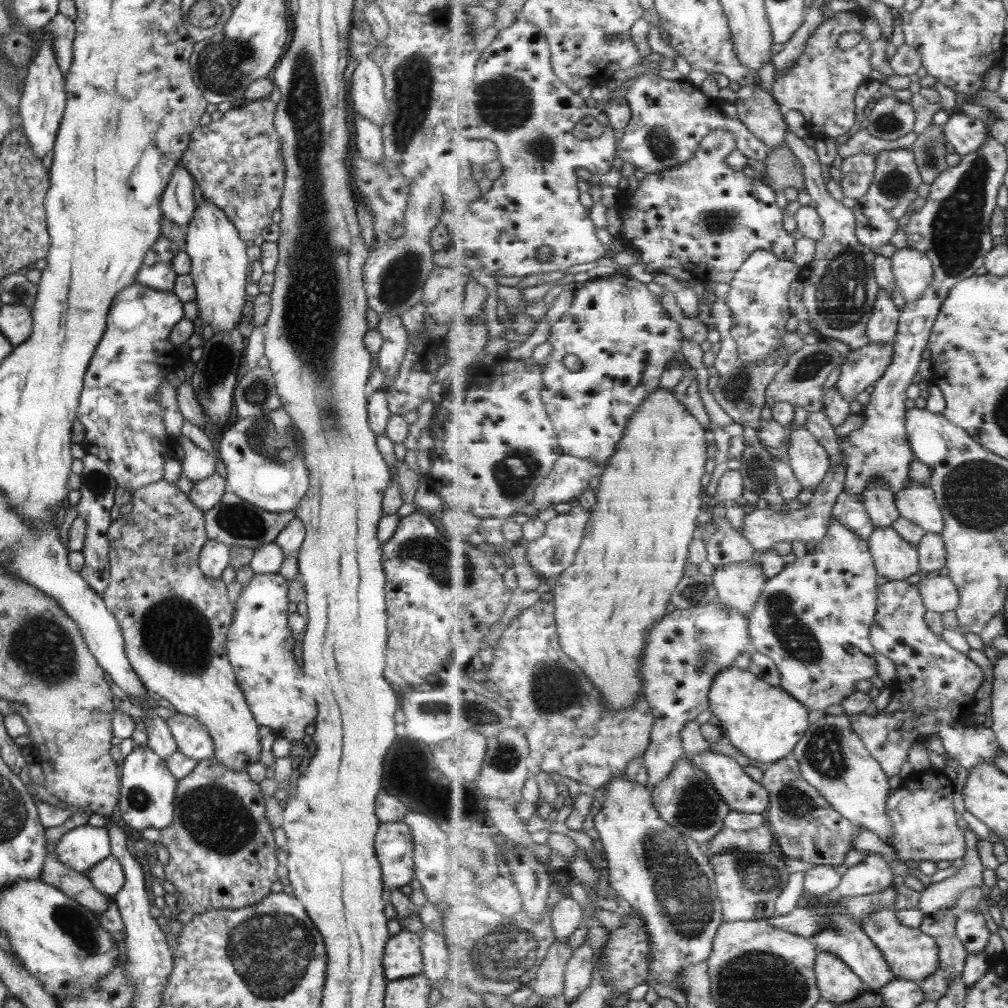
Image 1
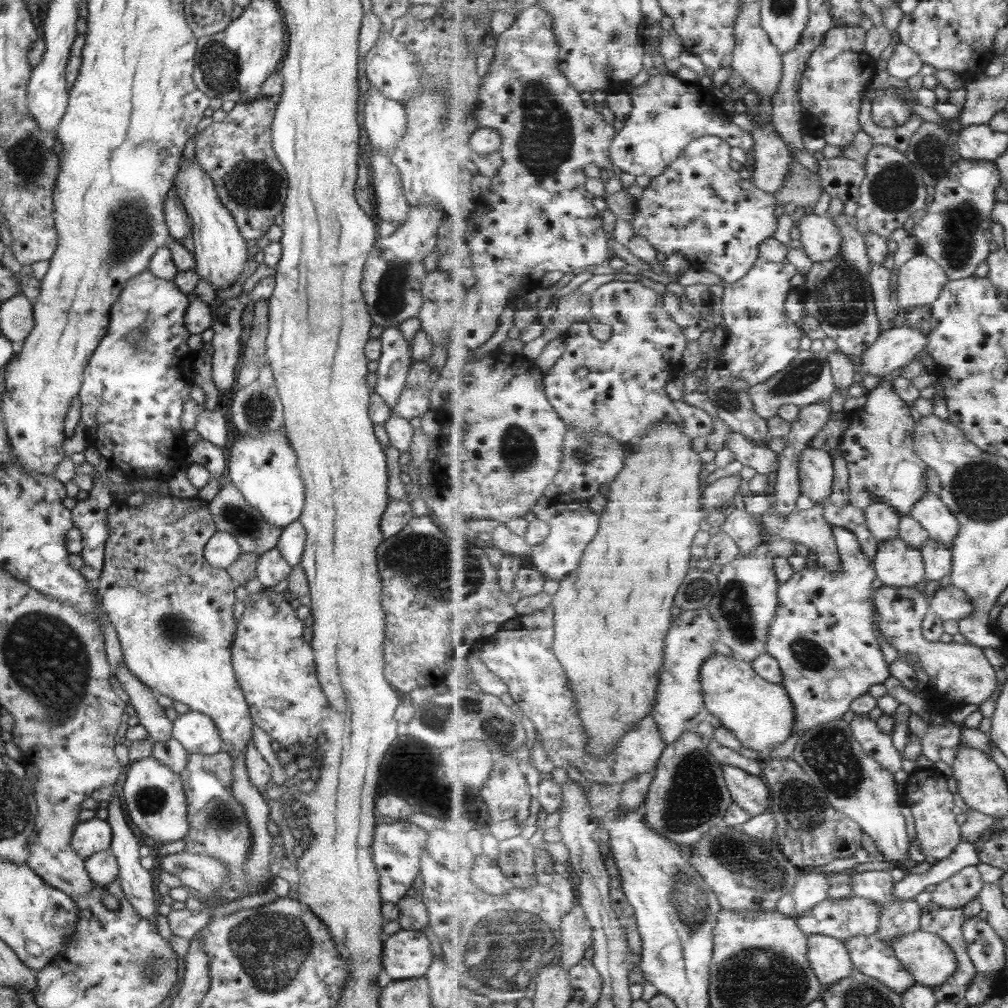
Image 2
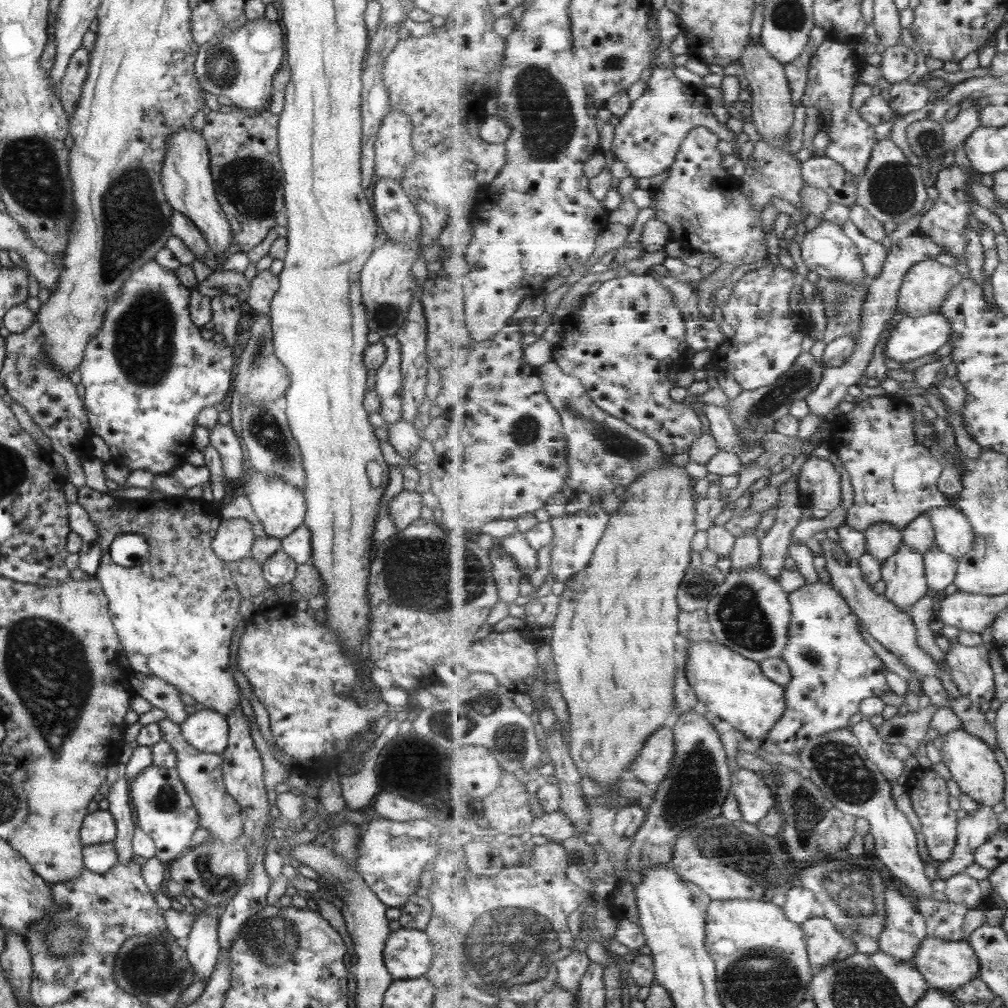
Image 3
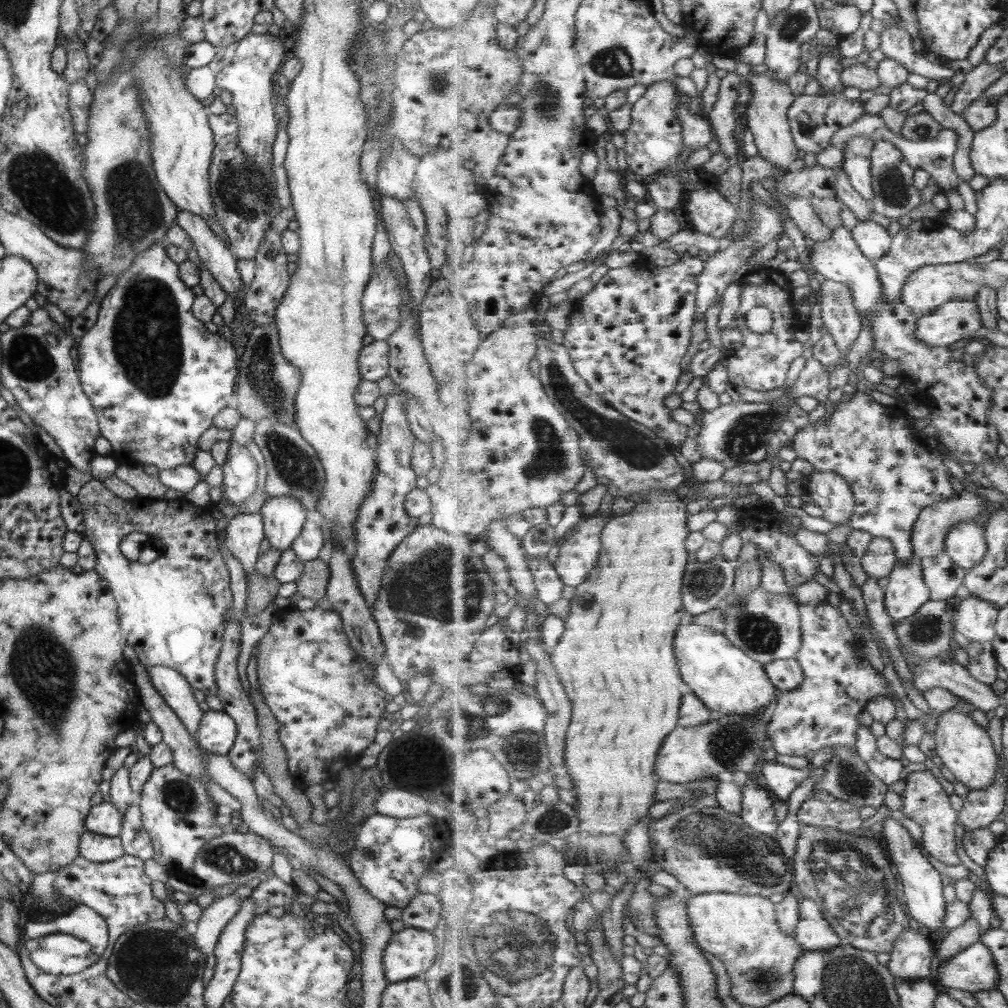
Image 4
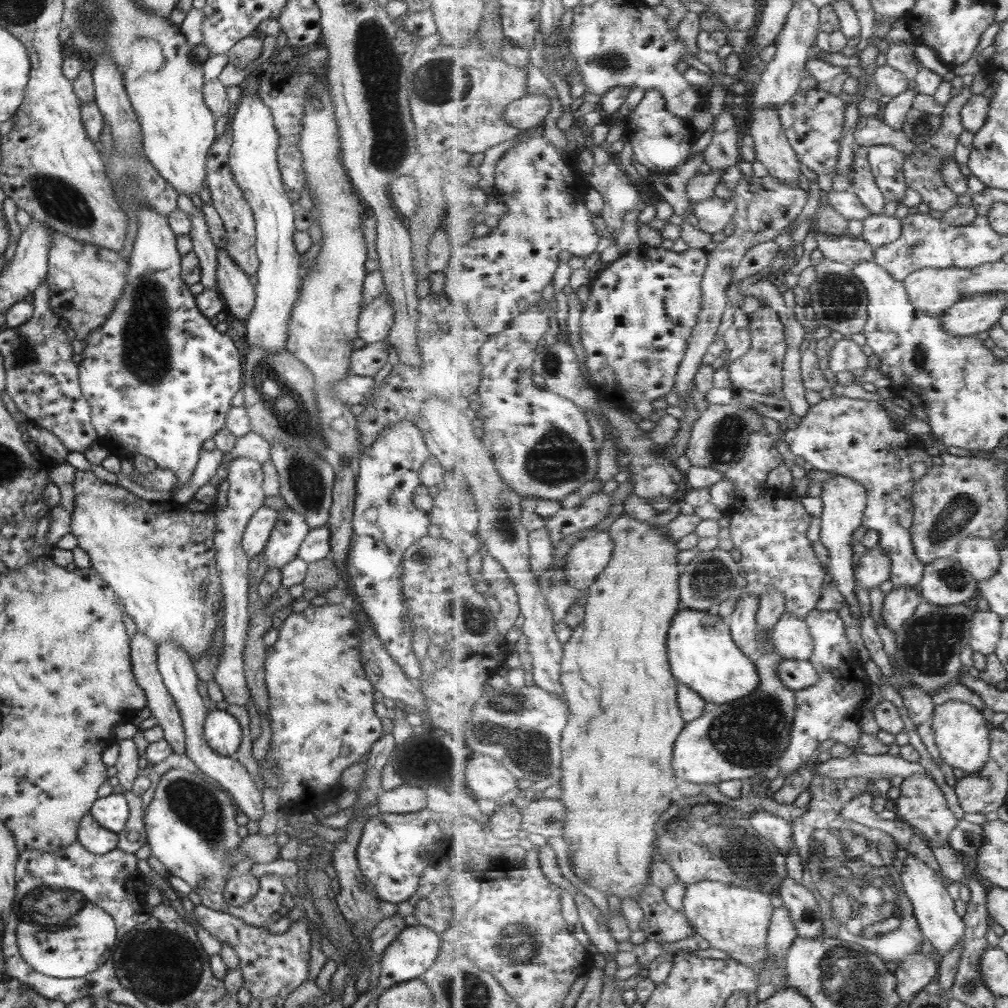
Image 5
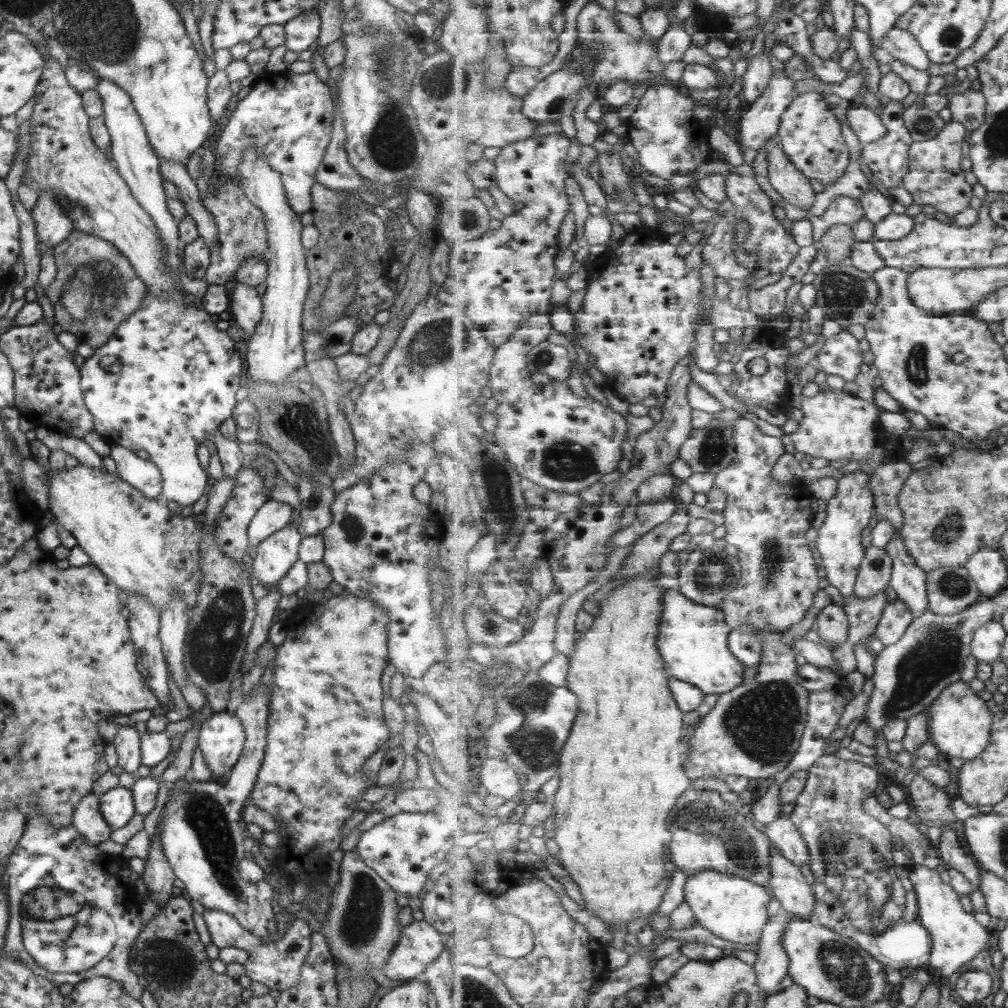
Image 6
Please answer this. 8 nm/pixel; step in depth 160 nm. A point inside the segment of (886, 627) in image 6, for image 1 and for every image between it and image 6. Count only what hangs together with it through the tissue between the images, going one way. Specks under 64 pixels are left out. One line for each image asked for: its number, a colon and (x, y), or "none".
1: (895, 558)
2: (898, 565)
3: (904, 574)
4: (906, 592)
5: (900, 604)

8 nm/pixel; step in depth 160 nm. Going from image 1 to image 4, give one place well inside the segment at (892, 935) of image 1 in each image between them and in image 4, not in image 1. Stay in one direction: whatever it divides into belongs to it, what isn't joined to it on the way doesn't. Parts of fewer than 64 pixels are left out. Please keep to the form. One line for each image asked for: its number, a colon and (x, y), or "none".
2: (930, 959)
3: (947, 965)
4: (973, 970)

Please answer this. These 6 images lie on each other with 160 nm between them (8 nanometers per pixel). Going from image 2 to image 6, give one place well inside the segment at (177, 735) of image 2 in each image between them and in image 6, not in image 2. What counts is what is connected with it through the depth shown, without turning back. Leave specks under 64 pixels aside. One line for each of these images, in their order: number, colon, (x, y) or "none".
3: (206, 730)
4: (215, 733)
5: (221, 732)
6: (220, 739)

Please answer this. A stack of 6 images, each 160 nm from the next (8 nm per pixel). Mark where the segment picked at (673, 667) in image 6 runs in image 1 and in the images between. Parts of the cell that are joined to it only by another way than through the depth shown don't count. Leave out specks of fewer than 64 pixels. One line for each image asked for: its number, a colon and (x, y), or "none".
1: (764, 722)
2: (761, 714)
3: (734, 688)
4: (726, 679)
5: (703, 655)

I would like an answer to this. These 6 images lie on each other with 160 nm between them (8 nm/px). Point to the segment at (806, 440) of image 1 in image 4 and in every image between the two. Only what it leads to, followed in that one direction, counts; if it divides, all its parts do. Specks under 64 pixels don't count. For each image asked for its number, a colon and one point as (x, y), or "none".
2: (816, 467)
3: (819, 480)
4: (830, 491)

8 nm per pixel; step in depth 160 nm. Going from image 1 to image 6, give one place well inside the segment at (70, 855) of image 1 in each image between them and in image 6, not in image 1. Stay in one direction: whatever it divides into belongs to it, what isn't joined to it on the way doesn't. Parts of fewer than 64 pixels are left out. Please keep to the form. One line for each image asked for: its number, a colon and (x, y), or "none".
2: (94, 835)
3: (98, 827)
4: (103, 819)
5: (110, 813)
6: (116, 806)

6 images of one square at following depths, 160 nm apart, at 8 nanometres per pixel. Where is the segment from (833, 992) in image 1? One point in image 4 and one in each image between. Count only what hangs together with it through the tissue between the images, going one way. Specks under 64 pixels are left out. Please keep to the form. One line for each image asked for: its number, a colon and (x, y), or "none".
2: (830, 957)
3: (826, 943)
4: (813, 932)

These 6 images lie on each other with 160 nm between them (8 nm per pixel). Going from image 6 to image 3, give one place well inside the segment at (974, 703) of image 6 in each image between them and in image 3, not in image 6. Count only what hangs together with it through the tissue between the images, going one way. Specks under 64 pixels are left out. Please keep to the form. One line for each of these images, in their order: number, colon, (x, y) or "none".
3: (972, 763)
4: (965, 747)
5: (962, 734)

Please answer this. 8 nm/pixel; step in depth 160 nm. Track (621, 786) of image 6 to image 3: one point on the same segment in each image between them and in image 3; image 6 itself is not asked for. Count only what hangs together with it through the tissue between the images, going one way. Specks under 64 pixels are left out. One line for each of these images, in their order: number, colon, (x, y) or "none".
3: (615, 639)
4: (616, 658)
5: (617, 676)

